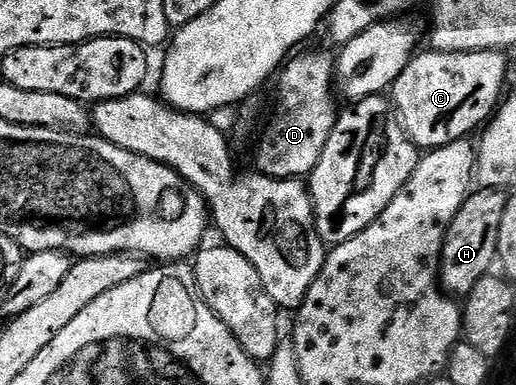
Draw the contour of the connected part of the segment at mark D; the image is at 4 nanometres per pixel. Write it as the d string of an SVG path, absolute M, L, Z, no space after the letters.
M299 52L291 56L283 64L277 74L278 86L274 89L274 110L270 113L270 122L258 141L258 150L254 153L253 168L263 173L265 177L278 177L281 181L291 179L306 179L320 163L320 155L324 155L324 147L328 143L328 135L332 135L332 127L338 122L339 106L330 102L330 89L332 93L332 82L336 77L336 61L333 56L326 53L308 54Z

